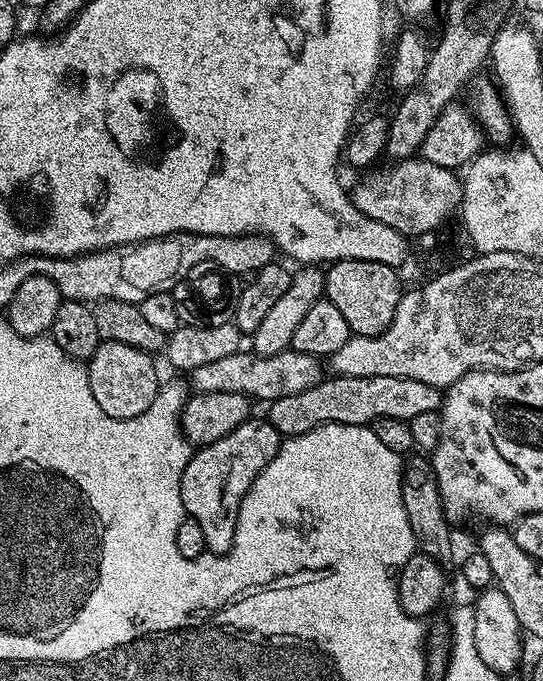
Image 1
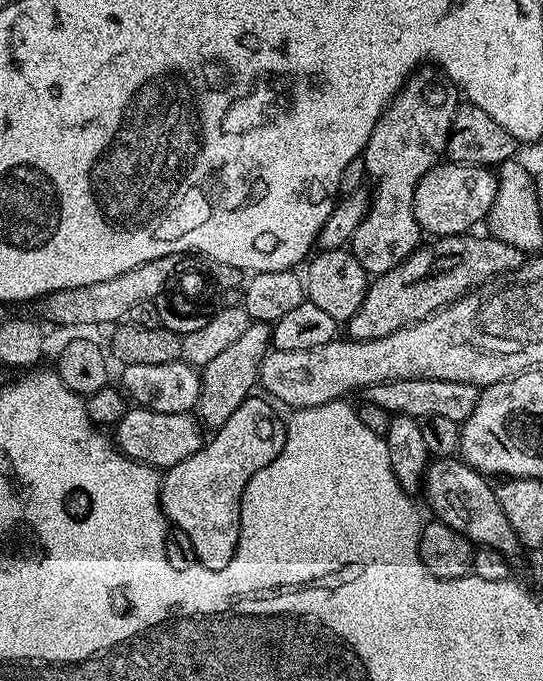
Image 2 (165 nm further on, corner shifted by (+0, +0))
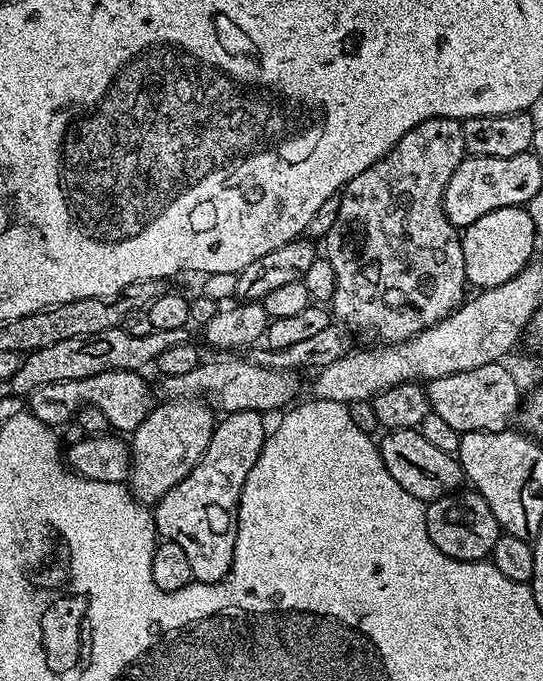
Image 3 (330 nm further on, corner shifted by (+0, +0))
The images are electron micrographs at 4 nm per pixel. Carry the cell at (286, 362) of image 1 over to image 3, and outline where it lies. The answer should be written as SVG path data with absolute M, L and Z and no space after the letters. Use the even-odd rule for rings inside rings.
M110 370L90 378L54 382L34 390L27 397L26 404L32 415L38 417L43 424L53 426L61 426L60 424L66 423L80 409L93 404L98 410L102 410L102 414L106 414L109 425L117 433L131 434L151 414L154 407L152 388L142 377L140 372Z

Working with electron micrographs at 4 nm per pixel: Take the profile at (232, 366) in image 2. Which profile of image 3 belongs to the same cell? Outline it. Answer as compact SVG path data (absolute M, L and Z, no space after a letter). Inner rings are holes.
M172 398L167 402L169 404L157 403L151 414L130 434L132 449L130 491L145 506L156 505L171 488L182 482L182 478L186 478L186 474L190 474L190 470L194 470L194 466L198 466L202 454L206 454L206 446L210 446L210 438L218 423L217 413L203 399Z

